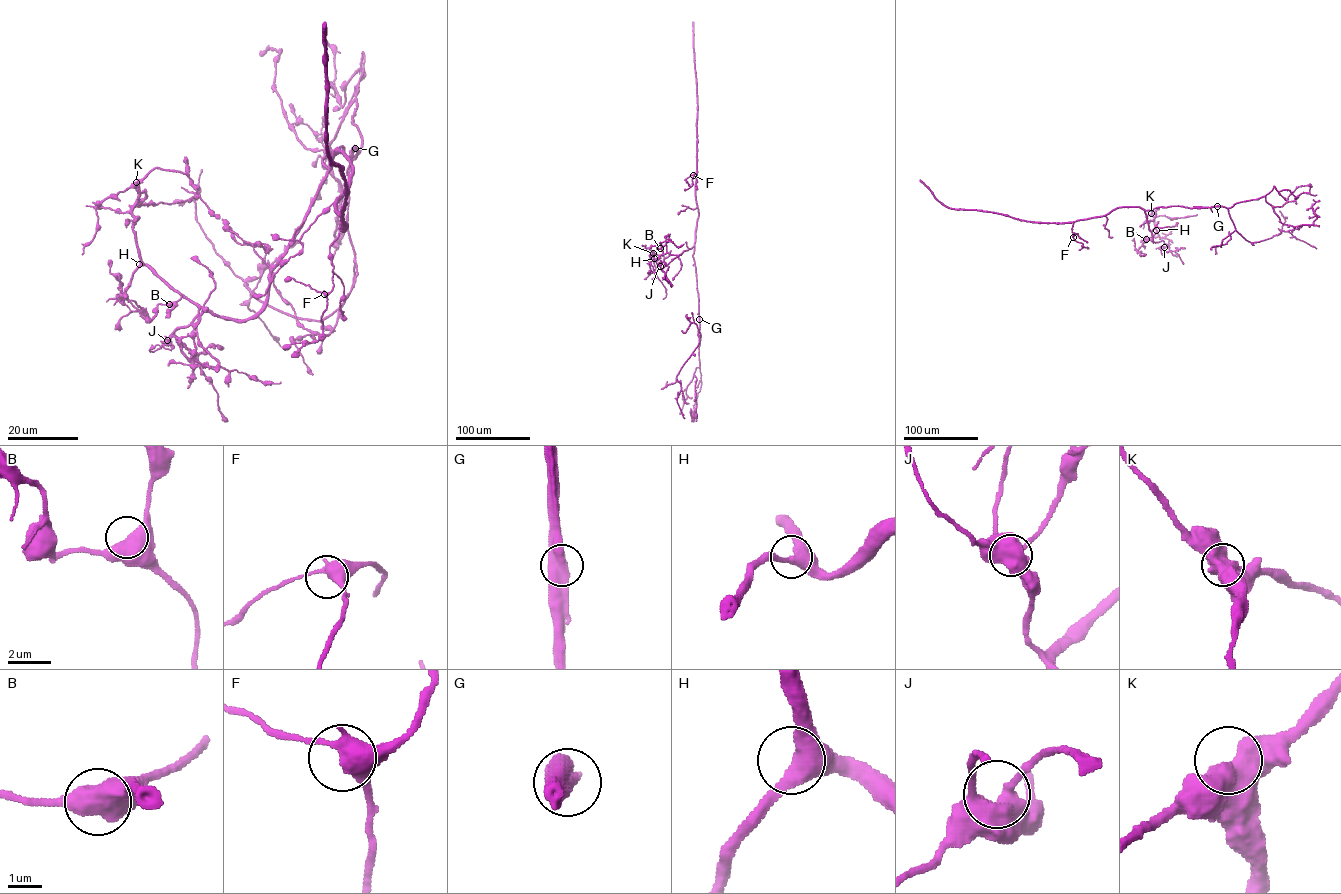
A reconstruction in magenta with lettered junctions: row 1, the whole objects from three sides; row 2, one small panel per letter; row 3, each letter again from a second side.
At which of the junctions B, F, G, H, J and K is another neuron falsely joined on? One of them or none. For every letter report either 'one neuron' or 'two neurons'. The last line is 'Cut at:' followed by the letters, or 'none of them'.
B: one neuron
F: one neuron
G: two neurons
H: one neuron
J: one neuron
K: one neuron
Cut at: G

